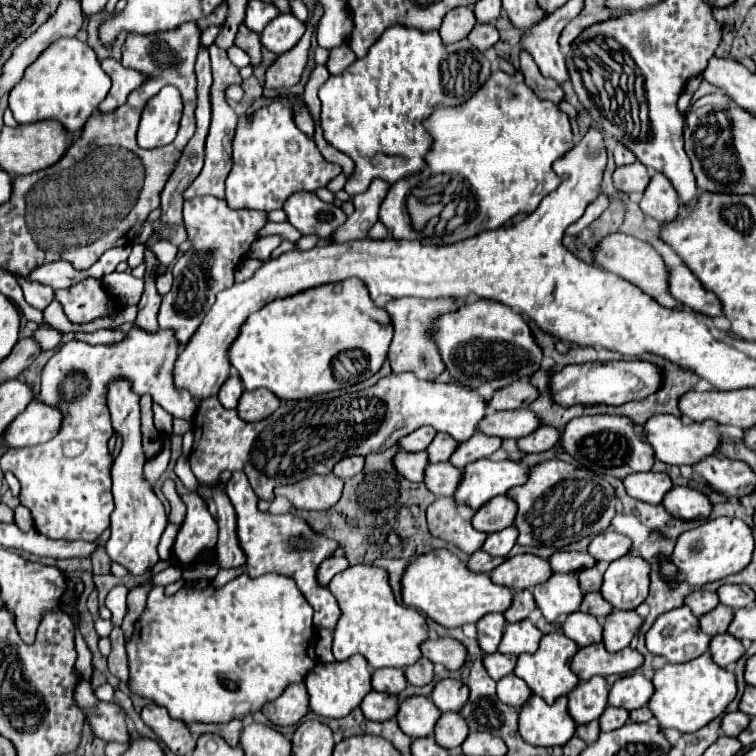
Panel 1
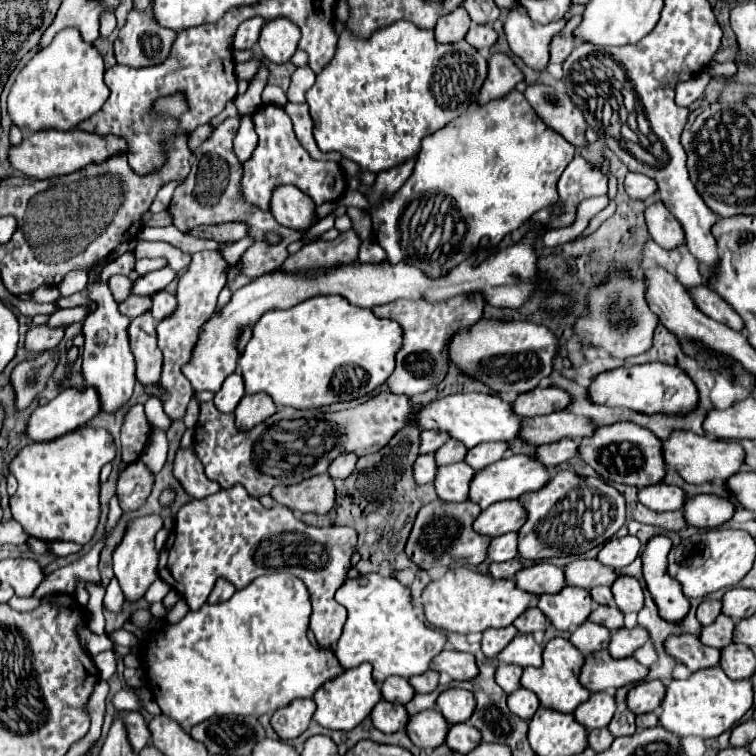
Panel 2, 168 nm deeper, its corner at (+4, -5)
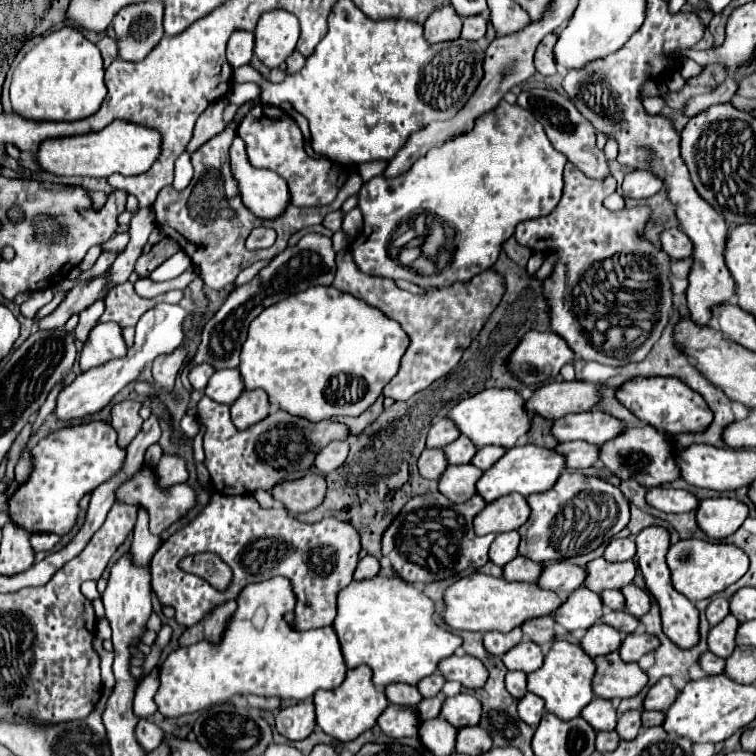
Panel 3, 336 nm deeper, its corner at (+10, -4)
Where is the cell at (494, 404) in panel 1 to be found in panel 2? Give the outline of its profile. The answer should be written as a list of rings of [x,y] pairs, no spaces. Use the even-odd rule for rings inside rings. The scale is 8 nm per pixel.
[[[535,388],[531,392],[525,392],[521,394],[515,402],[513,402],[513,408],[515,408],[515,414],[525,418],[525,416],[545,416],[545,414],[551,414],[551,412],[557,412],[557,410],[567,410],[571,404],[571,396],[561,390],[561,388]]]

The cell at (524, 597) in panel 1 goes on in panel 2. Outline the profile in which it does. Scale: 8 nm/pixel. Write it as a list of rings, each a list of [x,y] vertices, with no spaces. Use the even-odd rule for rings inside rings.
[[[531,606],[527,612],[523,612],[523,616],[519,616],[519,620],[515,620],[515,628],[519,628],[521,634],[533,634],[537,630],[543,632],[547,624],[547,616],[537,606]]]

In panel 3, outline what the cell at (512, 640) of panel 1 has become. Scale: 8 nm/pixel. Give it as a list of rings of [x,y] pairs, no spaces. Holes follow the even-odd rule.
[[[523,639],[521,643],[517,643],[517,647],[509,649],[503,655],[503,663],[511,671],[519,669],[519,671],[531,673],[543,665],[543,653],[541,653],[541,647],[537,643]]]

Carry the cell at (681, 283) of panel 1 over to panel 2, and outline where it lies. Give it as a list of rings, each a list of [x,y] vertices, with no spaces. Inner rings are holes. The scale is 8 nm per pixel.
[[[695,286],[689,290],[689,294],[693,296],[697,308],[701,312],[705,312],[709,318],[713,318],[721,324],[727,324],[729,328],[733,328],[737,332],[743,330],[743,326],[745,326],[743,318],[715,290],[711,290],[707,286]]]

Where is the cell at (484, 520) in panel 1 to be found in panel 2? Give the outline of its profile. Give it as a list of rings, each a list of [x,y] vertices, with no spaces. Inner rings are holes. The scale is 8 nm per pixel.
[[[503,500],[483,510],[477,516],[473,528],[479,534],[487,534],[495,538],[507,532],[517,532],[525,520],[527,520],[527,510],[519,500]]]

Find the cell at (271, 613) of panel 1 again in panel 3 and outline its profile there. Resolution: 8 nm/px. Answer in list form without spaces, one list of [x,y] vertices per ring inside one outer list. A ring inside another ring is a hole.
[[[285,577],[249,583],[245,589],[241,589],[237,597],[237,611],[229,617],[225,635],[221,635],[221,643],[209,643],[207,639],[201,639],[189,647],[177,647],[161,663],[161,685],[155,695],[159,713],[163,713],[165,717],[181,717],[211,707],[213,703],[227,703],[235,695],[261,695],[305,701],[319,689],[335,689],[337,685],[341,685],[347,667],[333,627],[311,631],[295,631],[293,627],[289,627],[285,621],[285,613],[295,609],[295,599],[297,595],[293,591],[293,583]]]

